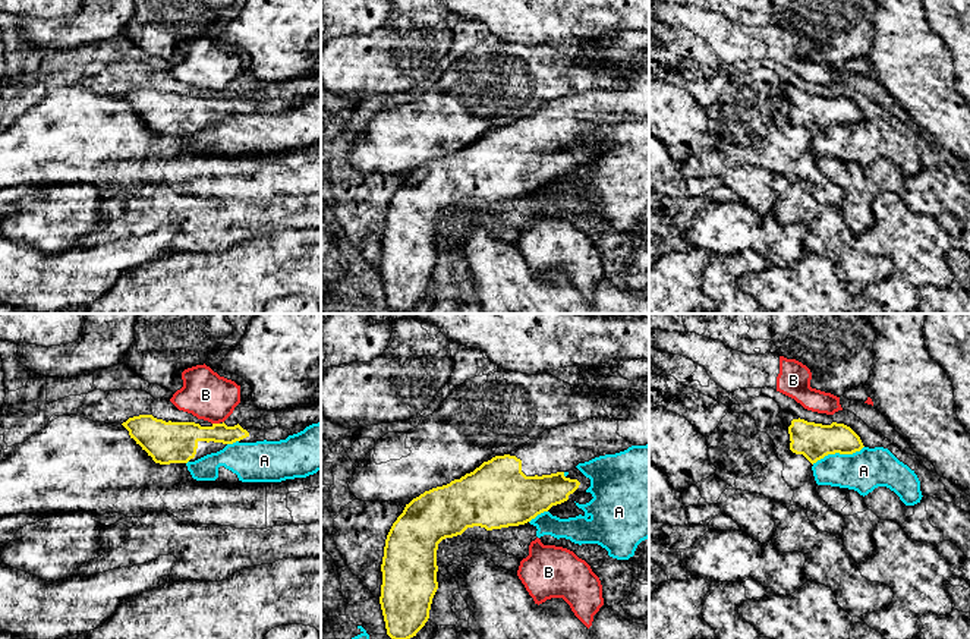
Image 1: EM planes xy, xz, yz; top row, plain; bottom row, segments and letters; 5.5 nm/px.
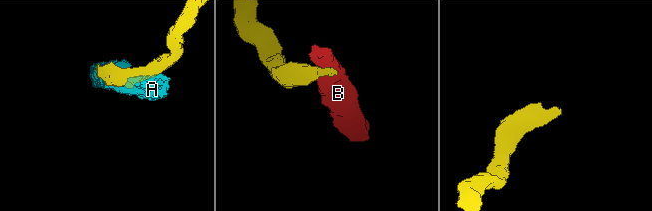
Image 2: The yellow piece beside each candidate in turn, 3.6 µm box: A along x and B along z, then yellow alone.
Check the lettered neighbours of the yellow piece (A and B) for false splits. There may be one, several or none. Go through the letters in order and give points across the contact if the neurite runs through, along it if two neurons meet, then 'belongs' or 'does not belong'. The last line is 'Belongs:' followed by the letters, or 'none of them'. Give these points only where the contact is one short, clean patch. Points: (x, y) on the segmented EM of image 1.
A: does not belong
B: along xy (213, 422), (219, 424) | does not belong
Belongs: none of them

